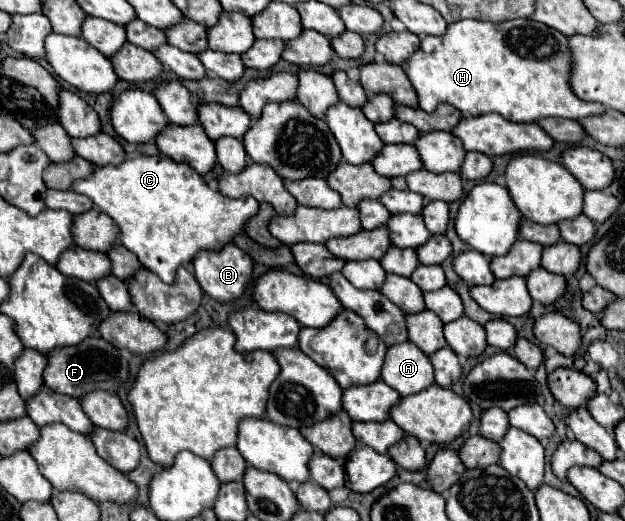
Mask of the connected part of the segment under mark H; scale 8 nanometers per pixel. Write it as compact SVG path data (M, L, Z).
M458 20L448 26L444 36L424 36L420 48L406 62L406 74L418 92L420 108L434 112L438 104L450 104L464 116L482 116L496 112L510 122L538 122L548 116L570 120L584 120L586 116L600 116L606 112L602 104L590 104L574 96L570 88L570 48L568 38L536 20L510 22L482 22Z

